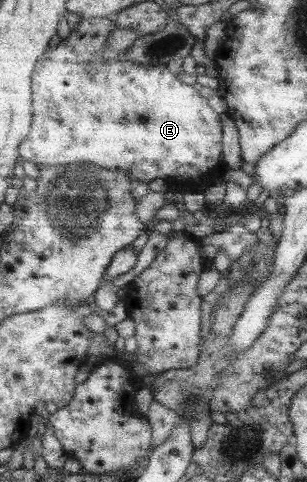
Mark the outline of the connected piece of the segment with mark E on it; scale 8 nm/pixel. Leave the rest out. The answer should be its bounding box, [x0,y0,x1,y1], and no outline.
[20,19,222,186]

